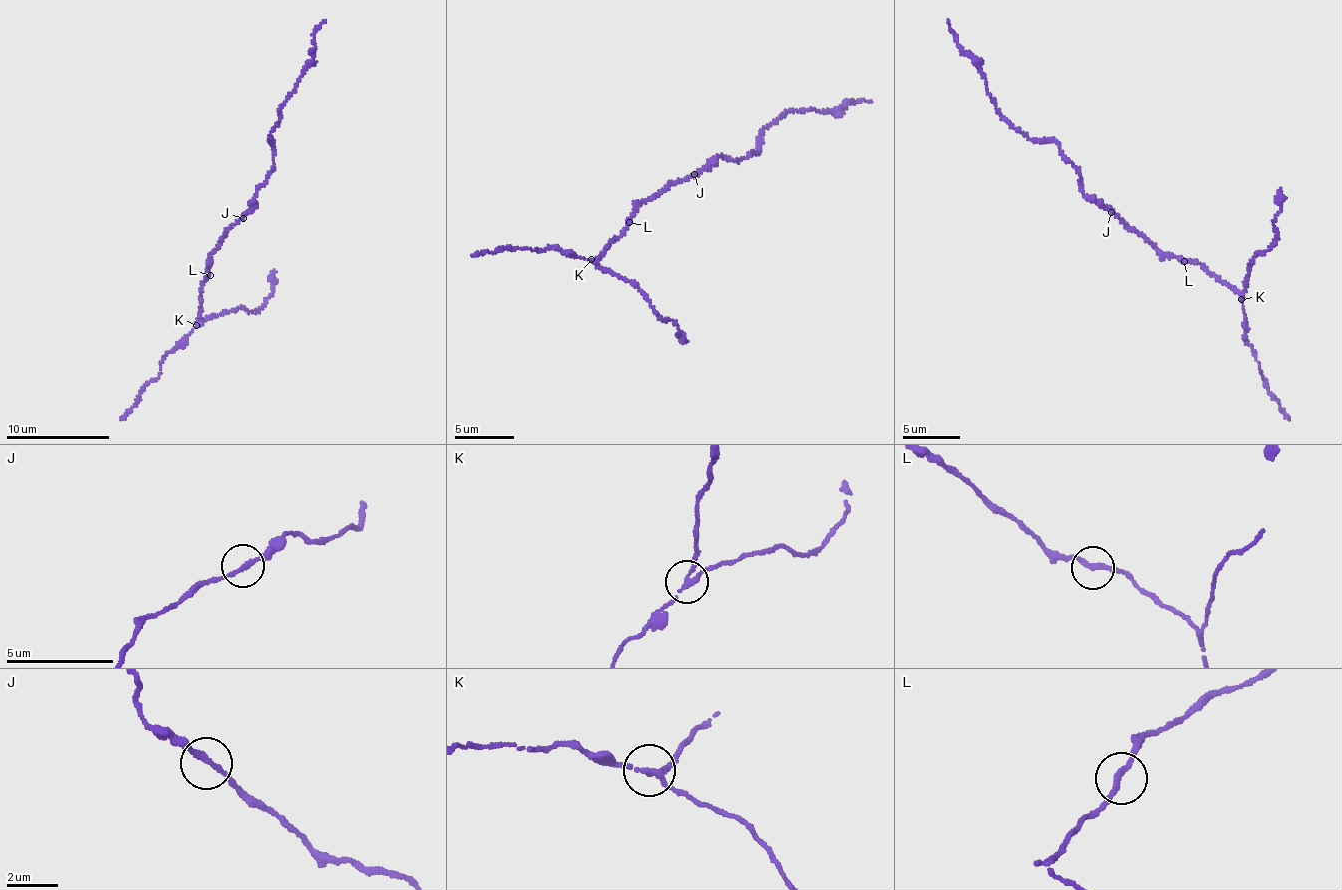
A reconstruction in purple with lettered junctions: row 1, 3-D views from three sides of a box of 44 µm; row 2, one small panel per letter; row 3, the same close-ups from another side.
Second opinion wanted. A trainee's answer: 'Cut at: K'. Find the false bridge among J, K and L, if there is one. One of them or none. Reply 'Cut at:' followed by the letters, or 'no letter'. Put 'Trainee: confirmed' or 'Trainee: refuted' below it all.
Cut at: K
Trainee: confirmed

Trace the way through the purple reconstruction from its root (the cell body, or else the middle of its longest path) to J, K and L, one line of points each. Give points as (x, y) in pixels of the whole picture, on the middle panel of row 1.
J: (679, 182), (694, 174)
K: (679, 182), (637, 206), (625, 235), (610, 242), (603, 256), (591, 260)
L: (679, 182), (637, 206), (629, 222)

